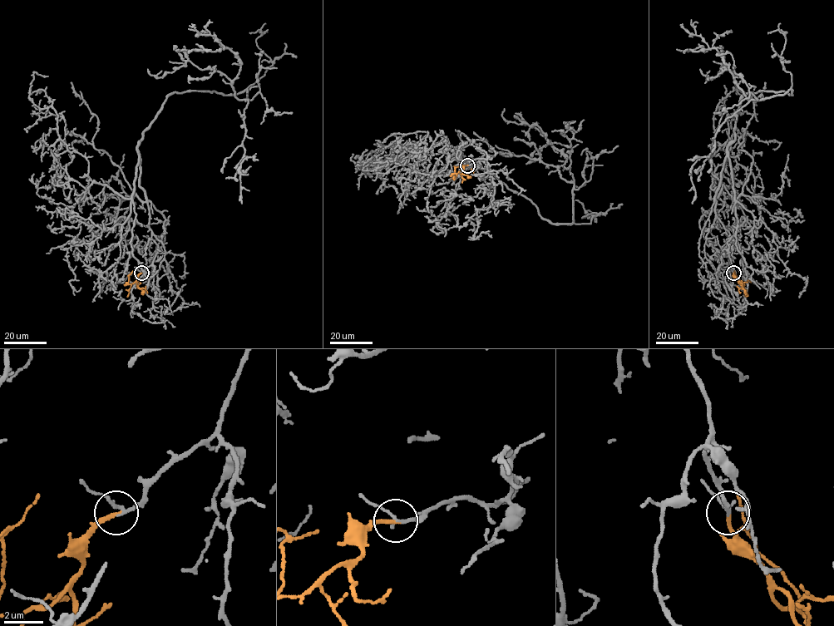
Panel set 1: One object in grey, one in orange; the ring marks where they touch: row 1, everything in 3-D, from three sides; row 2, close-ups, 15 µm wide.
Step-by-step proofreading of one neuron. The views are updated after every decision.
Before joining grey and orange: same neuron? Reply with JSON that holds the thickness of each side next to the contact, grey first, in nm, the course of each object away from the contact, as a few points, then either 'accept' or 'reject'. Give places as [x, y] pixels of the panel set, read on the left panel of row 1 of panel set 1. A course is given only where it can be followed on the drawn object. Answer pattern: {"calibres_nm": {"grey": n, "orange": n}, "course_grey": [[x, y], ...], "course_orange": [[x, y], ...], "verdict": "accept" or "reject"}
{"calibres_nm": {"grey": 140, "orange": 200}, "course_grey": [[141, 273], [158, 249], [142, 133], [174, 92], [248, 100], [229, 48], [178, 49]], "course_orange": [[141, 273], [134, 283], [128, 283], [129, 275], [132, 270]], "verdict": "accept"}

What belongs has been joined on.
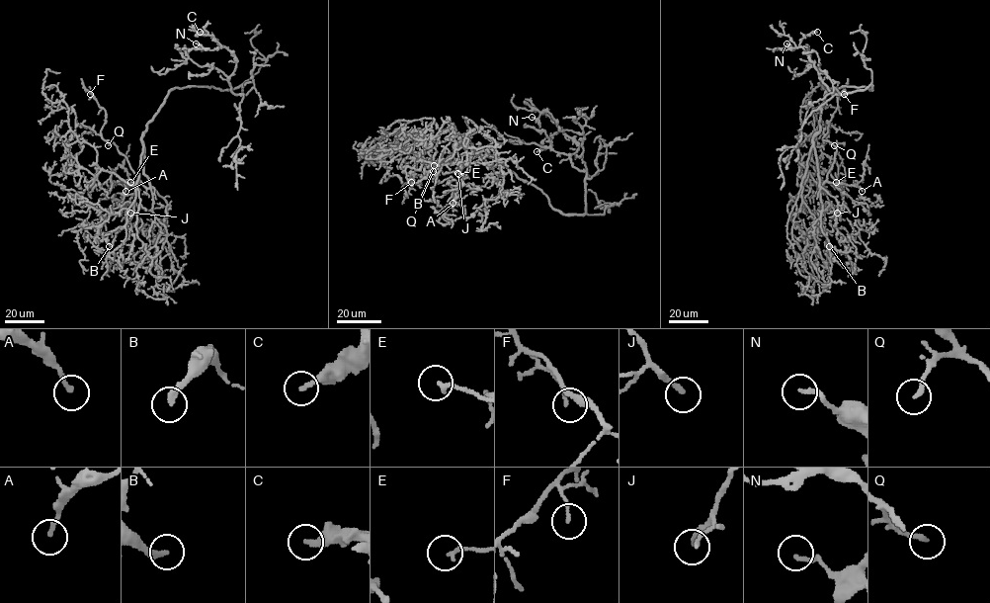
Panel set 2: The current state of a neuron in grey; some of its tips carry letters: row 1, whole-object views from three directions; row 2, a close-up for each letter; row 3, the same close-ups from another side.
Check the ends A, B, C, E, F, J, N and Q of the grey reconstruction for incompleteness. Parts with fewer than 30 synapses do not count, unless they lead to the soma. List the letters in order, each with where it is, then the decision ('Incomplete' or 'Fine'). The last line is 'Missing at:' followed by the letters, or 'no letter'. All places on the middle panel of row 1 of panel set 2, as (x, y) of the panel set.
A: Place: (453, 203). Incomplete
B: Place: (434, 165). Incomplete
C: Place: (536, 151). Fine
E: Place: (457, 173). Fine
F: Place: (411, 182). Fine
J: Place: (458, 174). Incomplete
N: Place: (532, 117). Fine
Q: Place: (433, 171). Incomplete
Missing at: A, B, J, Q

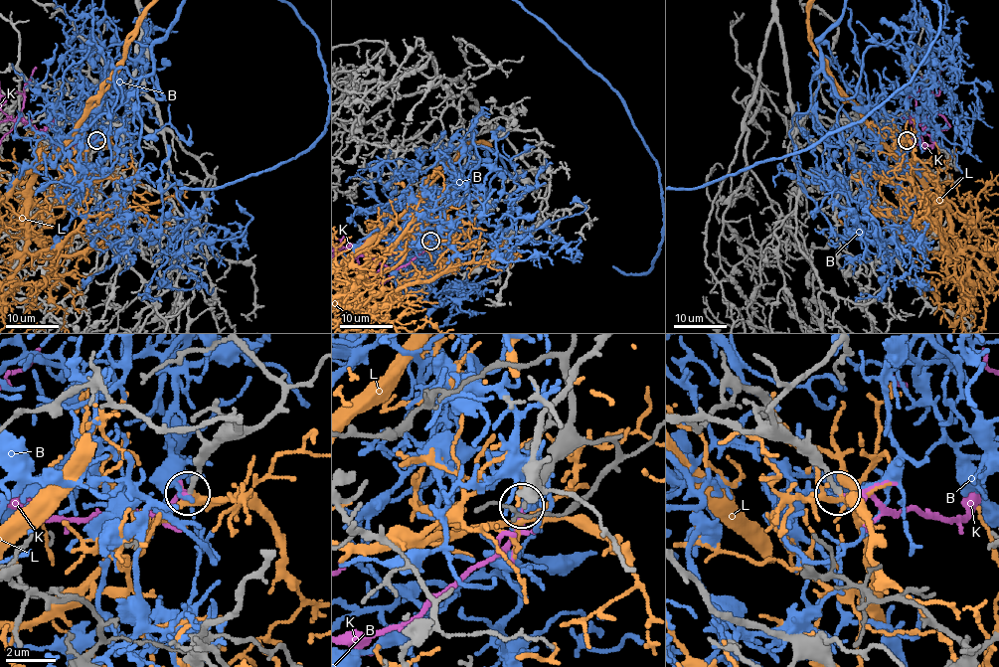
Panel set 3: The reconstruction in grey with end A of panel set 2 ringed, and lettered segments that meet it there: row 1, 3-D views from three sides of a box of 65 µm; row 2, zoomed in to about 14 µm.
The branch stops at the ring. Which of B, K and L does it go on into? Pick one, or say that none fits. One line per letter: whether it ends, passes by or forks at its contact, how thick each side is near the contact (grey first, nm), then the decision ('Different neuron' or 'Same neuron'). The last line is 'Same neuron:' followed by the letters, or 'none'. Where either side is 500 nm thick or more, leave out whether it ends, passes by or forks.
B: It ends there. Thickness 190 nm (grey) against 130 nm. Different neuron
K: It passes by. Thickness 200 nm (grey) against 180 nm. Same neuron
L: It forks there. Thickness 200 nm (grey) against 150 nm. Different neuron
Same neuron: K

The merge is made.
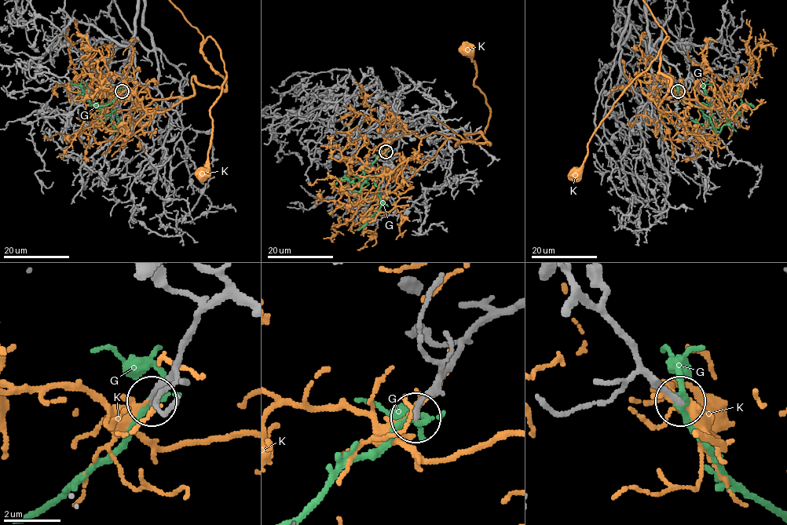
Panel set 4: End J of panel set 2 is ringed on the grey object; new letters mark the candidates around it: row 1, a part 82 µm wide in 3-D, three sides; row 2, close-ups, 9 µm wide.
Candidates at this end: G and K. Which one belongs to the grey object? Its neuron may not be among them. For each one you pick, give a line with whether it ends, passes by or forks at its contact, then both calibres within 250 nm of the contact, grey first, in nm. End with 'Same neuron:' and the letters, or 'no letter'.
G: it forks; calibres 200 and 160 nm
Same neuron: G

